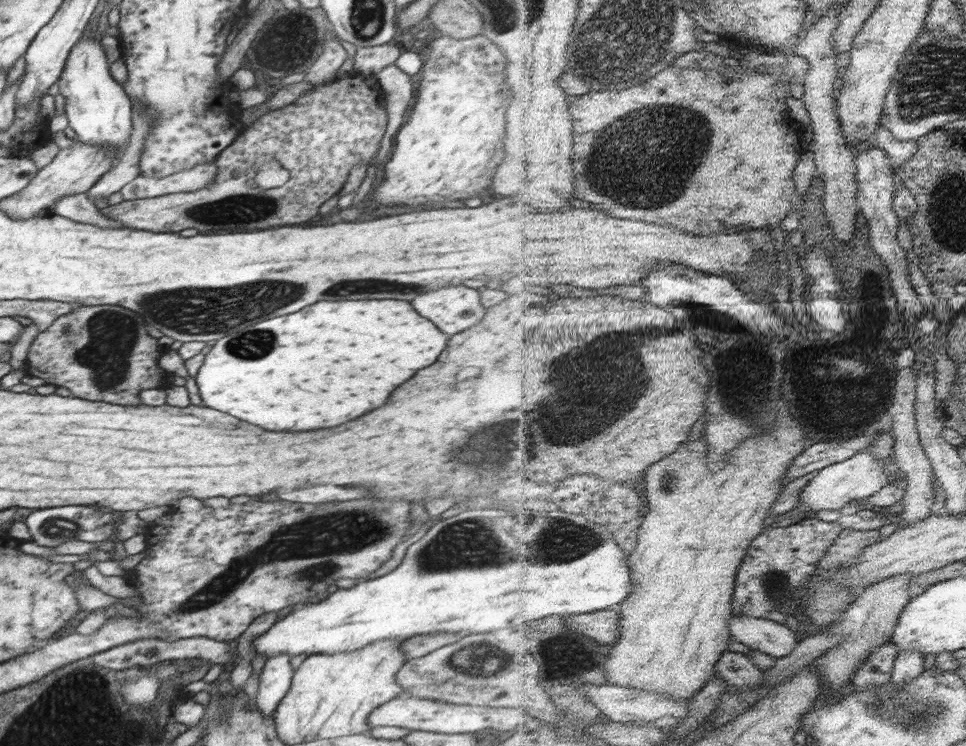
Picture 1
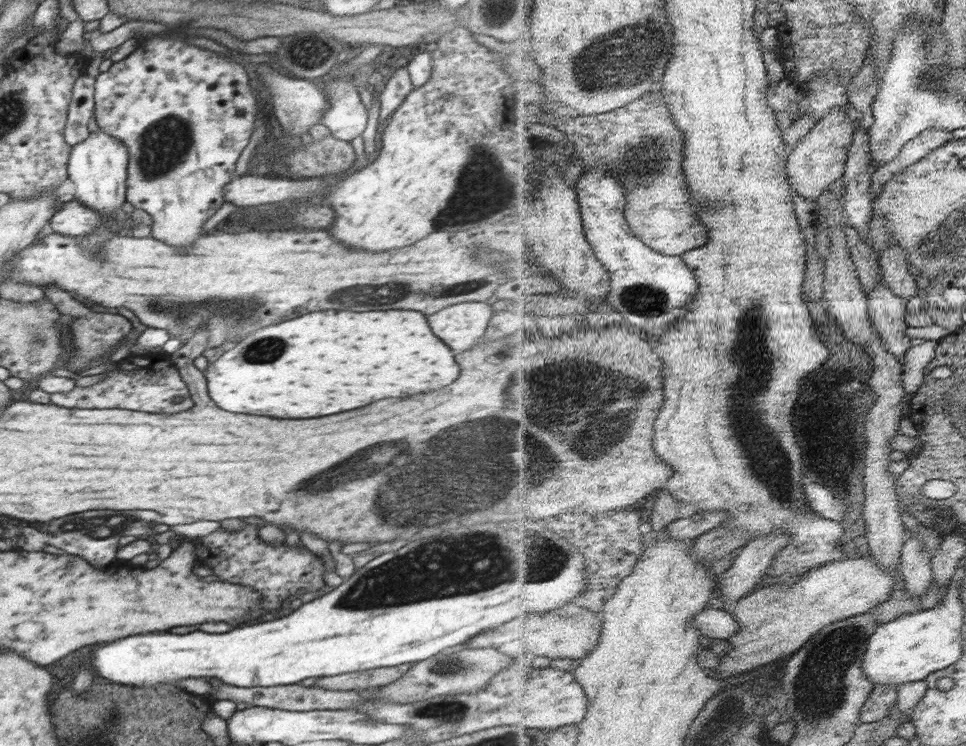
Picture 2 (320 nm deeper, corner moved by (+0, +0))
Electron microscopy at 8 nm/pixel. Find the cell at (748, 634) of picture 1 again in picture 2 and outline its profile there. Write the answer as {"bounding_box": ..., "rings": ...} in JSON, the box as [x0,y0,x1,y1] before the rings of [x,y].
{"bounding_box":[695,607,741,640],"rings":[[[712,607],[700,613],[695,624],[699,625],[699,629],[707,640],[714,638],[730,640],[735,634],[738,634],[741,627],[739,620],[733,614],[724,609]]]}

